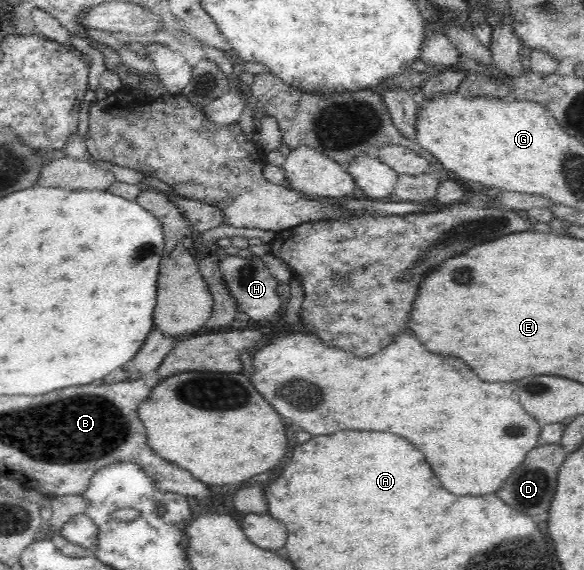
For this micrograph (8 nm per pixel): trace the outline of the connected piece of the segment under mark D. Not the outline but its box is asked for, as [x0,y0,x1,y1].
[497,445,568,516]

